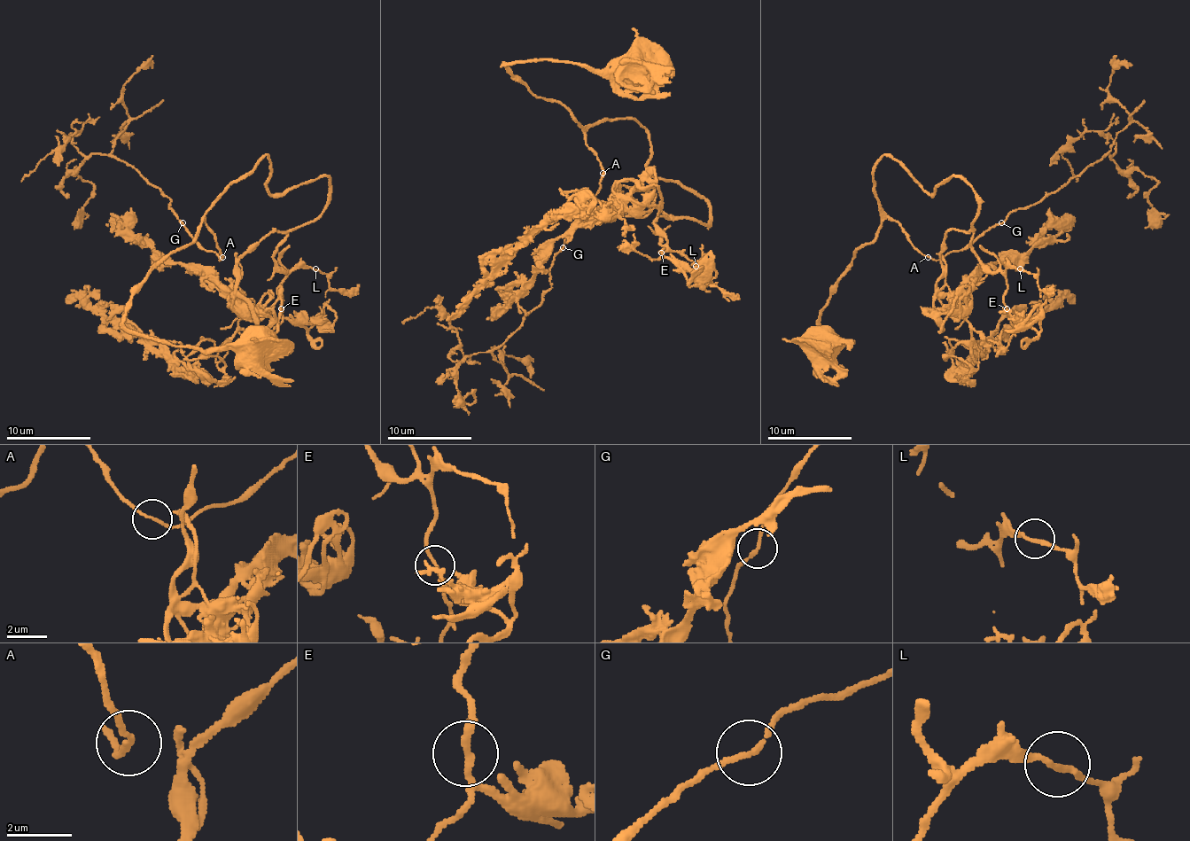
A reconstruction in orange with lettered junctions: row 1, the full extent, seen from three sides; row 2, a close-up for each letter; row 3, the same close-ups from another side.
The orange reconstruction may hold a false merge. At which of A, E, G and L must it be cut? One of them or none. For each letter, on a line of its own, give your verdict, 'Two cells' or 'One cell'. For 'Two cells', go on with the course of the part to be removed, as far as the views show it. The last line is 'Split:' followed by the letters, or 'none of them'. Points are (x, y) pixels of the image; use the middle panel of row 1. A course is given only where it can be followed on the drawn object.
A: One cell
E: One cell
G: One cell
L: One cell
Split: none of them

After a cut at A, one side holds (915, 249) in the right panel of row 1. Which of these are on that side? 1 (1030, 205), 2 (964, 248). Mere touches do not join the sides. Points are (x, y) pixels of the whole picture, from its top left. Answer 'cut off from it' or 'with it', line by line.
1: cut off from it
2: cut off from it

